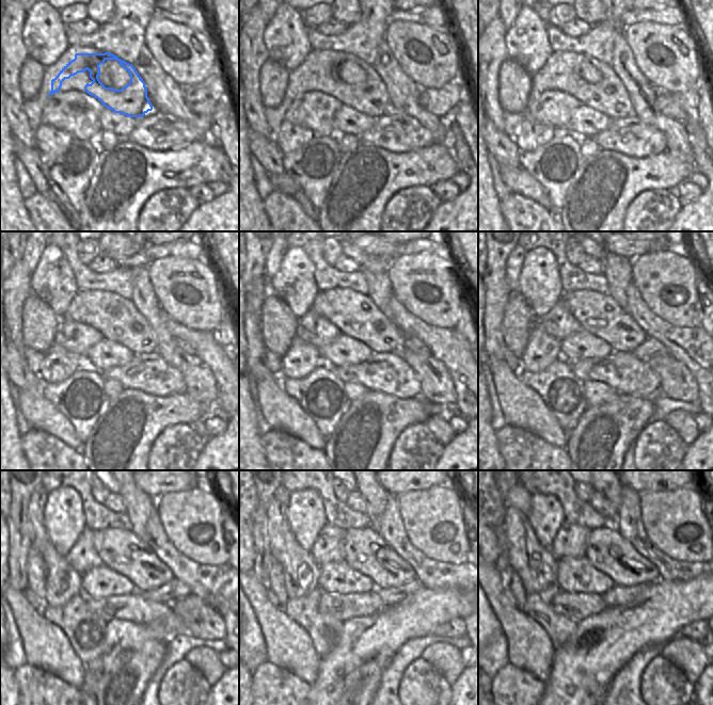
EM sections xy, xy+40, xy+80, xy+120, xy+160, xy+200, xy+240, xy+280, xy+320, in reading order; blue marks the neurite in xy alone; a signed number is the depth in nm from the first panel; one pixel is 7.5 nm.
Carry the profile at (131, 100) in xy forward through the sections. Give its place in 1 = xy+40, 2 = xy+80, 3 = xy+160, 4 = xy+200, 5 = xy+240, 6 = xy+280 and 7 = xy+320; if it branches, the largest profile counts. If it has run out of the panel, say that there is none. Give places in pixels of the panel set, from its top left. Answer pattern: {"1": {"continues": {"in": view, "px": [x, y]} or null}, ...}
{"1": {"continues": {"in": "xy+40", "px": [371, 98]}}, "2": {"continues": {"in": "xy+80", "px": [608, 96]}}, "3": {"continues": {"in": "xy+160", "px": [355, 315]}}, "4": {"continues": {"in": "xy+200", "px": [600, 315]}}, "5": {"continues": {"in": "xy+240", "px": [120, 549]}}, "6": {"continues": {"in": "xy+280", "px": [364, 549]}}, "7": {"continues": {"in": "xy+320", "px": [611, 554]}}}

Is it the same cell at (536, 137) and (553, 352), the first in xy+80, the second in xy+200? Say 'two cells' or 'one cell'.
one cell

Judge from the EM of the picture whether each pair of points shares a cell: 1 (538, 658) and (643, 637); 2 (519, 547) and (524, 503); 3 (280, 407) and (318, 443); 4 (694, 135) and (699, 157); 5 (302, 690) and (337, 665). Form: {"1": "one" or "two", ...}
{"1": "two", "2": "two", "3": "one", "4": "one", "5": "two"}

